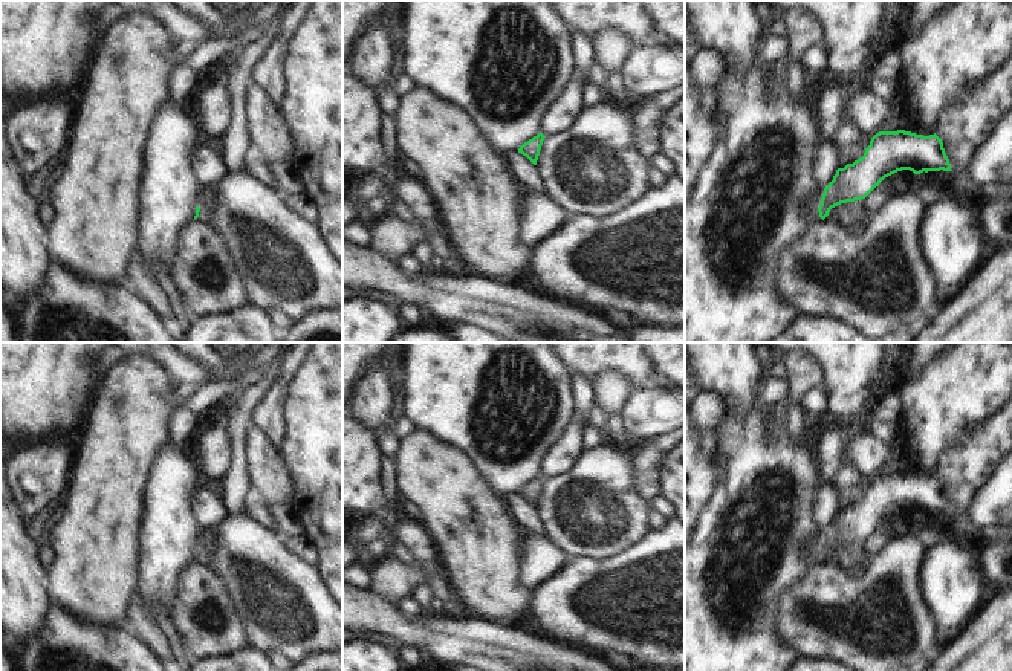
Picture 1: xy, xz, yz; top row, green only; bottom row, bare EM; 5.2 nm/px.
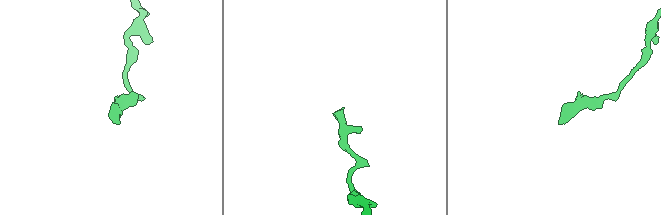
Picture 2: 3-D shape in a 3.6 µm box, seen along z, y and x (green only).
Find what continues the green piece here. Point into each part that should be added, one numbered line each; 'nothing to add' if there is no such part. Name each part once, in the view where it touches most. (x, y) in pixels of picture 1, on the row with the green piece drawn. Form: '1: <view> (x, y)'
1: yz (810, 210)

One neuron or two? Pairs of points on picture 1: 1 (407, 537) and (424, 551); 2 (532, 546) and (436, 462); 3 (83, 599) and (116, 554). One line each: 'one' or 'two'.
1: one
2: two
3: one

